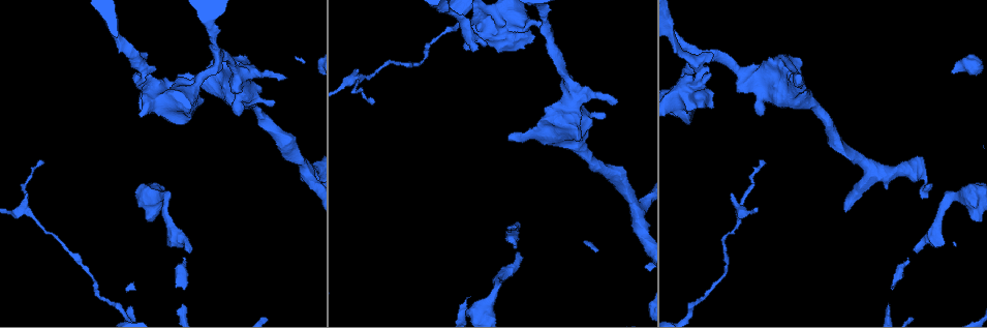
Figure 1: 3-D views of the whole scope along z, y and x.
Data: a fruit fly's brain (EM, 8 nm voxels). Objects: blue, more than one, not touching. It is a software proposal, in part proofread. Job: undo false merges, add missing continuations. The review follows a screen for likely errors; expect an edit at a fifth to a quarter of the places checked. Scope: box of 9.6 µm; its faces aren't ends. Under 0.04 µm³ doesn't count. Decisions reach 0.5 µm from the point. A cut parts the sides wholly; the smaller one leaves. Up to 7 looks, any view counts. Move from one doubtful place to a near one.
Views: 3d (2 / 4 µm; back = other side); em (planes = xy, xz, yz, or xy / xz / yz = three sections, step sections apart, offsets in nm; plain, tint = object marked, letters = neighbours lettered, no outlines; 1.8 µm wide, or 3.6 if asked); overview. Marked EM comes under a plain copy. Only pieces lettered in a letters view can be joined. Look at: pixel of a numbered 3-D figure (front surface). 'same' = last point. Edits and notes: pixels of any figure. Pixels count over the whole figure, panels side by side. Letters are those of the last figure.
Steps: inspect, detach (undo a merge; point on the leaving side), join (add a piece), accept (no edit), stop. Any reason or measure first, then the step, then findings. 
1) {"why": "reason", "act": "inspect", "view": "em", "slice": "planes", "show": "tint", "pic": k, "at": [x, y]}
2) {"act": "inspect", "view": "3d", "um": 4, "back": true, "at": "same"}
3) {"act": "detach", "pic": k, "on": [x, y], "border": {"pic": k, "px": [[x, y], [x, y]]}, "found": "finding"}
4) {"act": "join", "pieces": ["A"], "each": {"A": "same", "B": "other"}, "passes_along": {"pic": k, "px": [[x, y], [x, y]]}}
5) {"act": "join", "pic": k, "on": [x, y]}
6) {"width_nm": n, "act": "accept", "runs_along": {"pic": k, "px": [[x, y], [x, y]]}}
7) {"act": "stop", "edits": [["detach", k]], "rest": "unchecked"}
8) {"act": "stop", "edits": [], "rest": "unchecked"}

{"why": "free end", "act": "inspect", "view": "3d", "um": 4, "pic": 1, "at": [918, 252]}

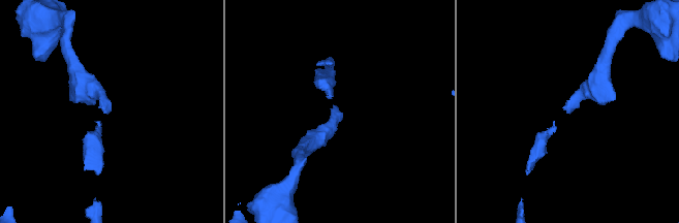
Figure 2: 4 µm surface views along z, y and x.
{"act": "inspect", "view": "em", "slice": "planes", "show": "tint", "pic": 2, "at": [335, 110]}

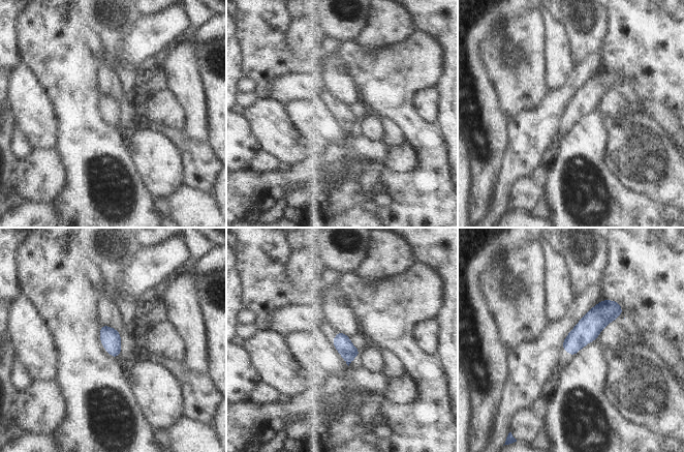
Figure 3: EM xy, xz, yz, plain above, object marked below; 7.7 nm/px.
{"why": "what lies round it", "act": "inspect", "view": "em", "slice": "planes", "show": "letters", "at": "same"}

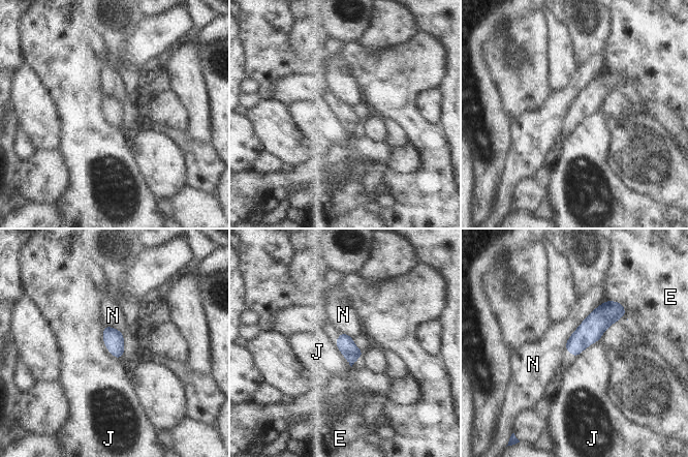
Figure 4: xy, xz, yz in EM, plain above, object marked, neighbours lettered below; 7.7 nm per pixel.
{"act": "accept", "each": {"E": "other", "J": "other", "N": "other"}, "border": {"pic": 4, "px": [[333, 340], [351, 366]]}, "found": "no lettered piece goes on from it"}

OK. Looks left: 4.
{"why": "sudden change in width", "act": "inspect", "view": "3d", "um": 2, "pic": 1, "at": [738, 224]}

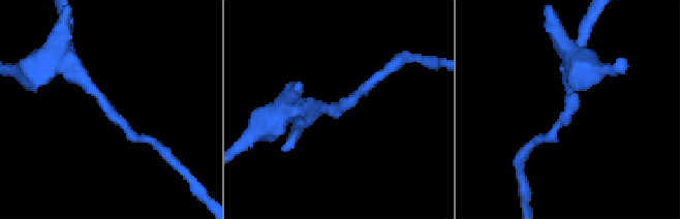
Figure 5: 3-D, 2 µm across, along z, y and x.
{"why": "now the EM", "act": "inspect", "view": "em", "um": 3.6, "slice": "planes", "show": "letters", "pic": 5, "at": [108, 105]}

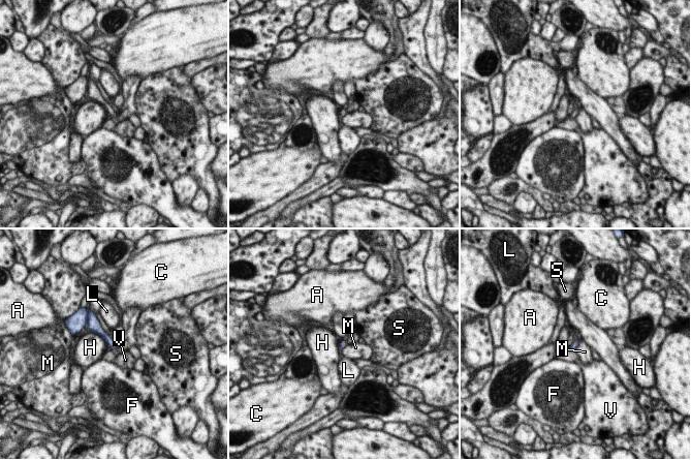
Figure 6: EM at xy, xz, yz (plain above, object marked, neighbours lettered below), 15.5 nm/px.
{"act": "detach", "pic": 6, "on": [93, 324], "each": {"A": "other", "C": "other", "F": "other", "H": "other", "L": "other", "M": "other", "S": "other", "V": "other"}, "found": "two neurons meet here"}

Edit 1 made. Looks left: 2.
{"act": "stop", "edits": [["detach", 6]], "rest": "unchecked"}

